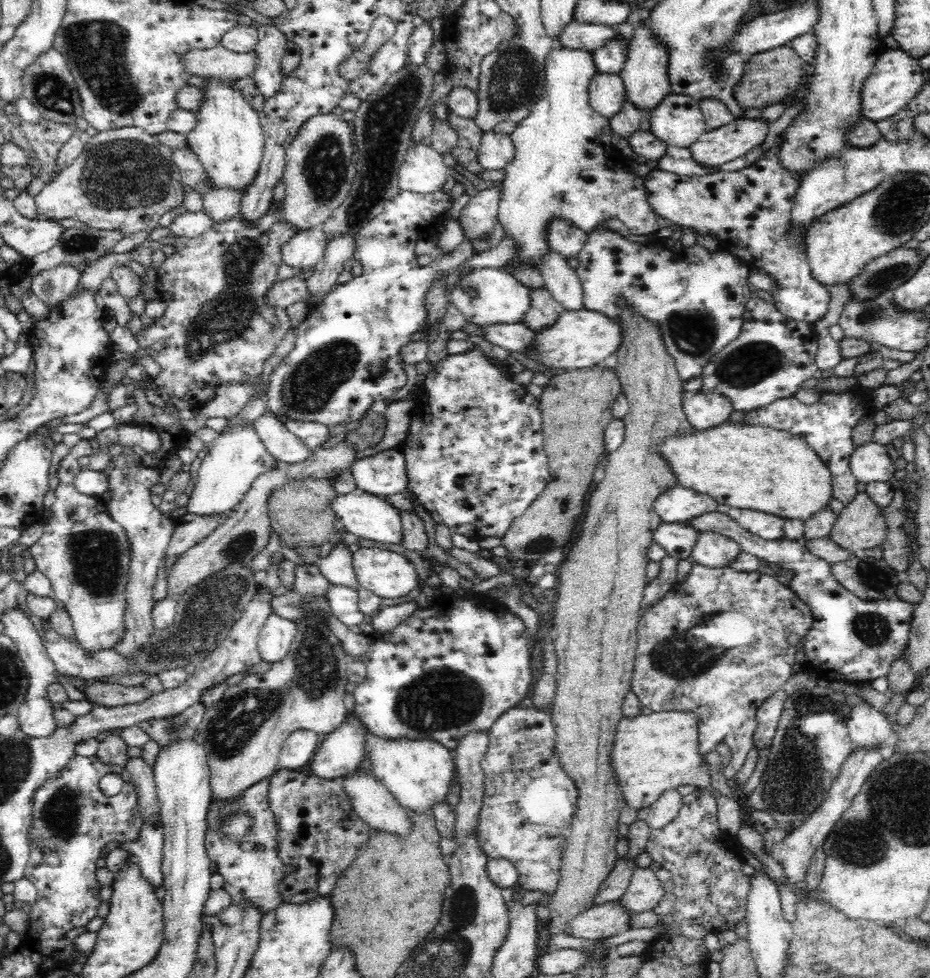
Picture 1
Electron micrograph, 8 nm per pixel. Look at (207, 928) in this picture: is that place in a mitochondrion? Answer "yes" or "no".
no

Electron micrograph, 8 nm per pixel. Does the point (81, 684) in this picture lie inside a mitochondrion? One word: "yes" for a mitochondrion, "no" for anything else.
no

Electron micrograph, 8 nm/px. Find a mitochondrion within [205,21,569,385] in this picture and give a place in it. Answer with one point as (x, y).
(386, 118)

